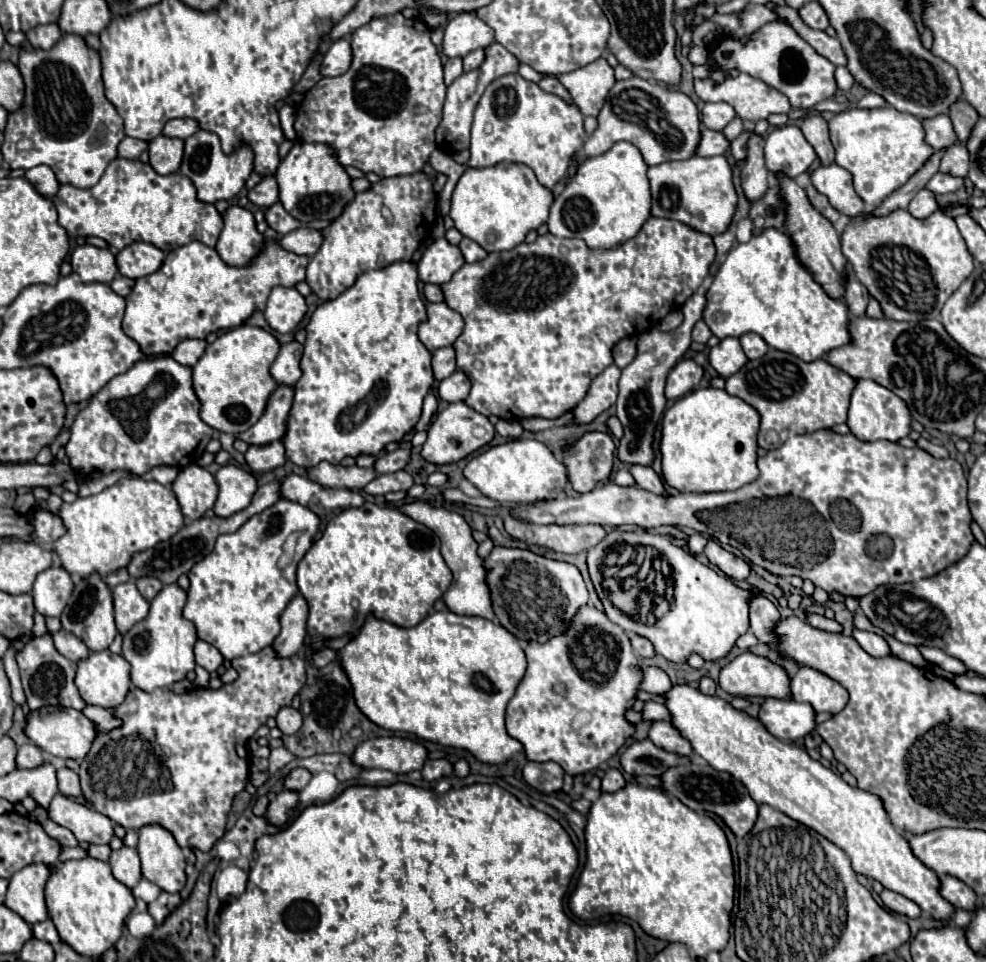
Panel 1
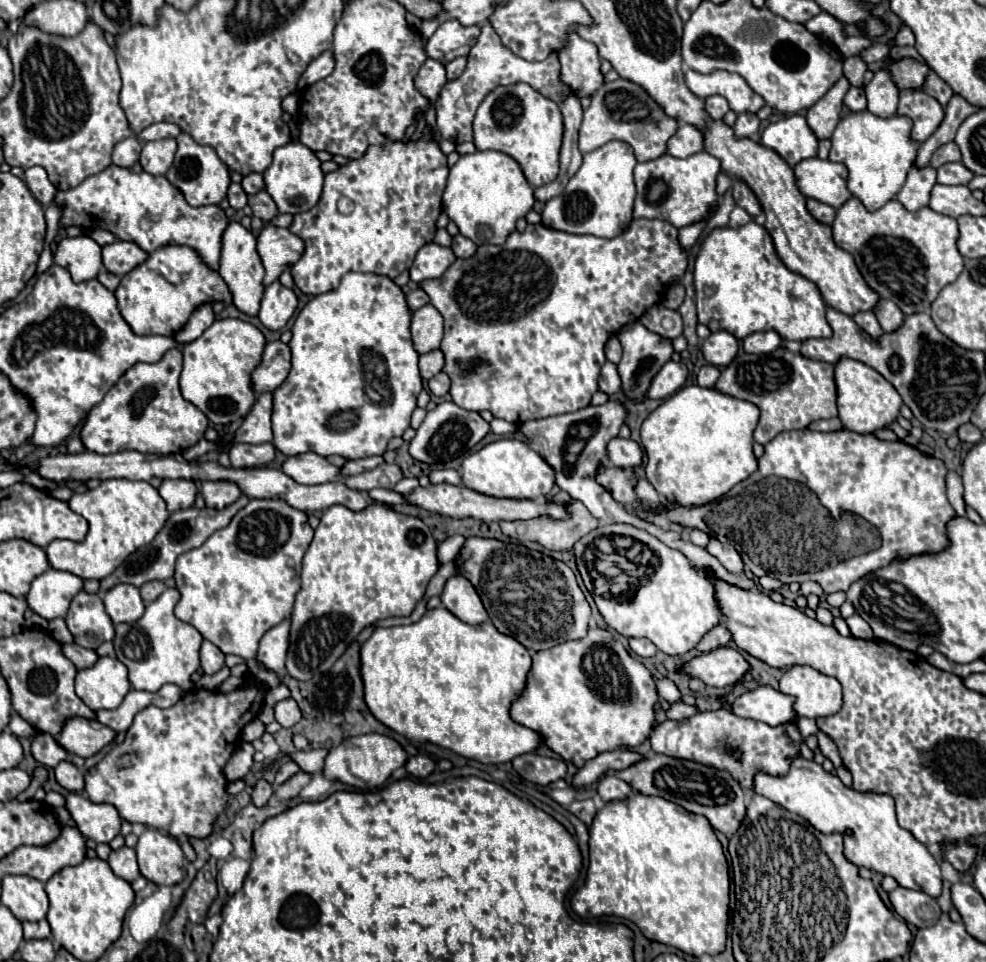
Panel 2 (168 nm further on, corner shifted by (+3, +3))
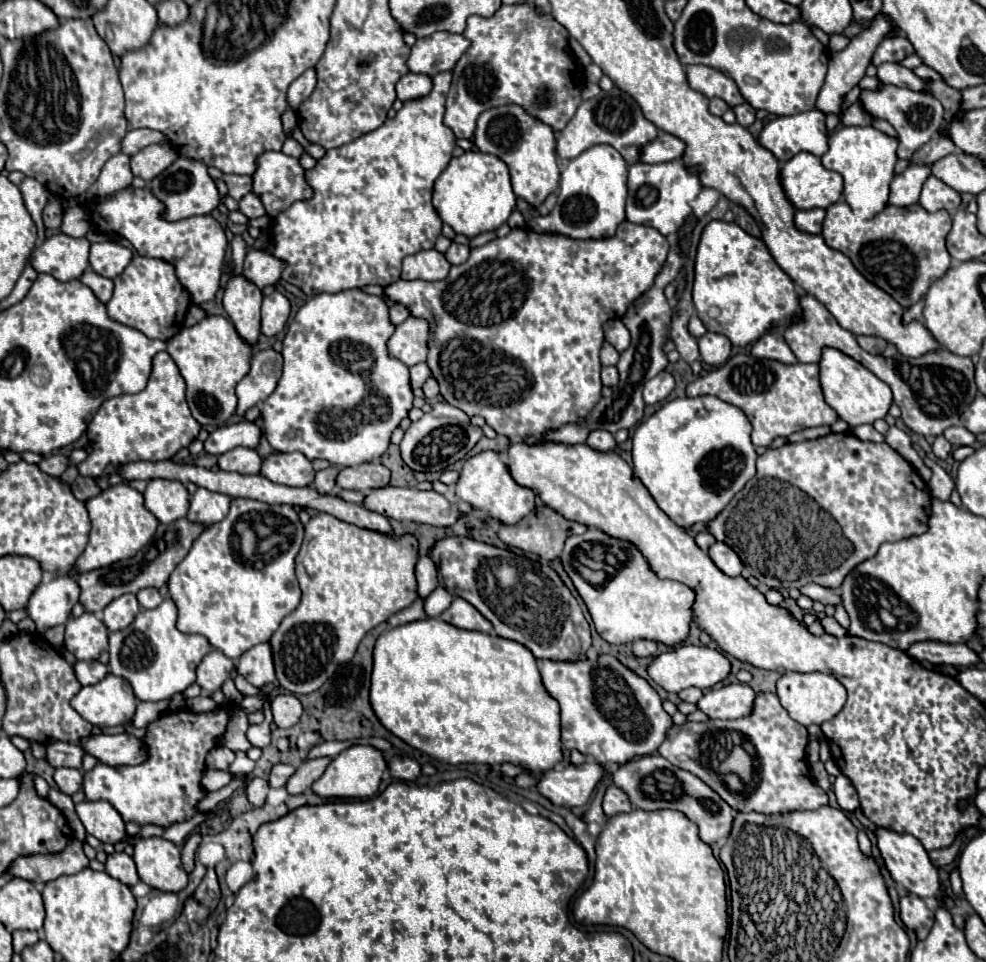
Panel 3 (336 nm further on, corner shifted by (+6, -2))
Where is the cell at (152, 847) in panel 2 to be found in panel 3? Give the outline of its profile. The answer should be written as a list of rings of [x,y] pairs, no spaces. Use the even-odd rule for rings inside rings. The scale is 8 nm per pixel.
[[[162,837],[140,839],[134,845],[134,861],[138,867],[138,877],[158,889],[178,893],[186,887],[188,875],[180,863],[180,851],[174,843]]]

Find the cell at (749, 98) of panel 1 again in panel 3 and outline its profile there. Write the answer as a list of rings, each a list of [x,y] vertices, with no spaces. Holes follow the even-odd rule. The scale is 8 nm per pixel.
[[[688,65],[686,75],[688,75],[690,87],[700,91],[706,97],[720,97],[730,107],[744,103],[744,97],[740,95],[736,83],[718,69],[712,69],[706,65]]]

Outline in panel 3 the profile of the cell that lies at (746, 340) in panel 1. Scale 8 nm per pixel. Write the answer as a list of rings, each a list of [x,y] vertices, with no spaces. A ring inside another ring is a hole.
[[[766,333],[752,345],[752,355],[762,359],[774,359],[780,363],[796,363],[794,353],[790,351],[782,333]]]

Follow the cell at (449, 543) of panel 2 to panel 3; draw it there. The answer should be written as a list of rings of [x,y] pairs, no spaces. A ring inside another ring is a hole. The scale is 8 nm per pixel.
[[[420,555],[416,565],[416,581],[418,581],[418,595],[426,599],[438,587],[438,569],[432,557]]]

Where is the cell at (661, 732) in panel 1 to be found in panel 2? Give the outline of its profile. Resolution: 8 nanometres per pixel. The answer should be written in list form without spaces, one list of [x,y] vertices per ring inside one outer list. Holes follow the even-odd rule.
[[[719,708],[711,712],[697,712],[685,720],[665,720],[655,726],[649,736],[653,752],[693,760],[717,770],[727,770],[741,784],[743,790],[753,794],[755,772],[767,772],[769,776],[785,776],[789,772],[791,760],[799,758],[803,736],[797,722],[779,724],[771,728],[769,724],[745,720],[733,712]]]

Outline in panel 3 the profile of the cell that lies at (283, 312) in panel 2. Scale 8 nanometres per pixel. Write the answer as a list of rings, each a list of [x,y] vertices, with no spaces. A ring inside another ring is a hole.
[[[274,291],[264,297],[262,301],[262,333],[272,337],[286,327],[290,317],[290,301],[280,293]]]

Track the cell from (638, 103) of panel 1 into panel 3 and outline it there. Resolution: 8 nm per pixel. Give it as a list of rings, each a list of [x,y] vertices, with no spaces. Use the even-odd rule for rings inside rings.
[[[614,87],[610,91],[602,91],[594,99],[584,101],[578,107],[576,115],[570,119],[570,123],[564,127],[562,135],[558,137],[556,151],[558,151],[558,157],[562,157],[562,159],[574,159],[582,151],[594,147],[594,145],[606,143],[606,145],[612,145],[614,149],[618,149],[628,165],[634,165],[640,161],[642,147],[652,143],[656,137],[658,137],[658,127],[652,125],[644,117],[640,105],[628,93]]]

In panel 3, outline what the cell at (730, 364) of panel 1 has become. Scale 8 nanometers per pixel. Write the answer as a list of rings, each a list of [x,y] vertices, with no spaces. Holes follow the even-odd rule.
[[[706,333],[698,339],[700,357],[710,367],[724,365],[732,355],[732,343],[722,333]]]

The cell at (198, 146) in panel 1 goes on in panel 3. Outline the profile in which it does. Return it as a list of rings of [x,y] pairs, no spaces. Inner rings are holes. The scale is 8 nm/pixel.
[[[178,157],[164,173],[160,173],[158,177],[150,181],[150,187],[156,193],[156,197],[160,197],[164,205],[168,205],[168,213],[164,213],[168,221],[178,221],[178,219],[194,217],[194,215],[208,215],[220,205],[216,183],[208,175],[208,167],[198,159]]]

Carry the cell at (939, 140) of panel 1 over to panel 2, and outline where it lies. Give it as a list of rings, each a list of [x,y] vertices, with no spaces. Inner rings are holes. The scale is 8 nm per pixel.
[[[899,90],[899,116],[907,116],[913,122],[911,140],[925,142],[943,120],[943,106],[923,90]]]

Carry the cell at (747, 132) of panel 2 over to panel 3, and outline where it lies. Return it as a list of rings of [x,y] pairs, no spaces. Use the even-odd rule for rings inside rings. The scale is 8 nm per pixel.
[[[748,103],[734,107],[734,113],[736,113],[736,121],[742,127],[750,127],[756,121],[756,109],[752,105],[748,105]]]

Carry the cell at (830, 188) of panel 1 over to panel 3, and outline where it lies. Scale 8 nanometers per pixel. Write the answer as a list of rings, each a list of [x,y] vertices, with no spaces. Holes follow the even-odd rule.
[[[798,153],[786,161],[782,165],[780,179],[796,209],[826,209],[842,199],[842,175],[824,169],[820,159],[812,157],[812,153]]]

